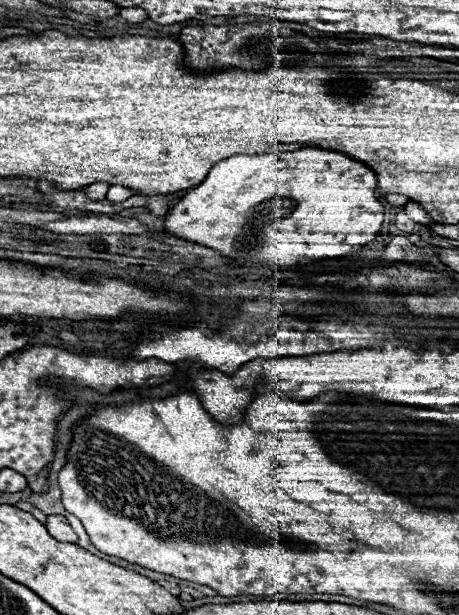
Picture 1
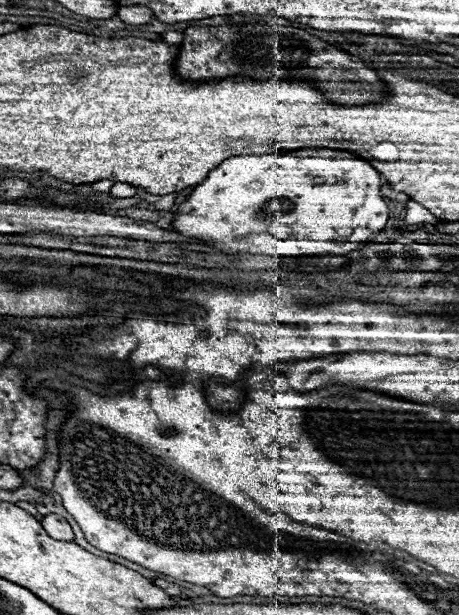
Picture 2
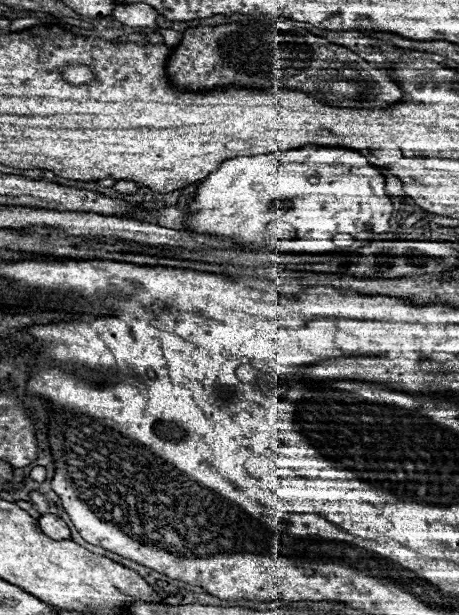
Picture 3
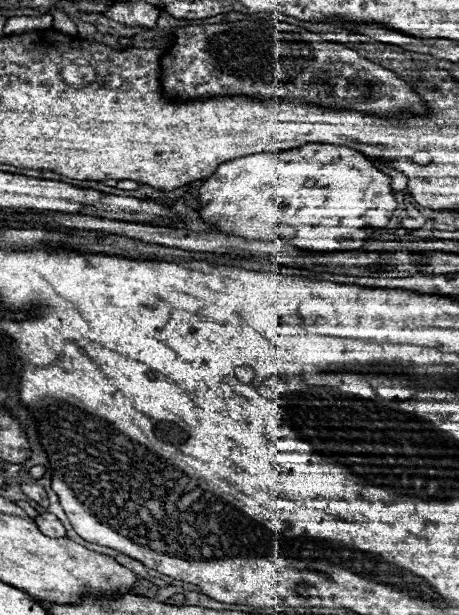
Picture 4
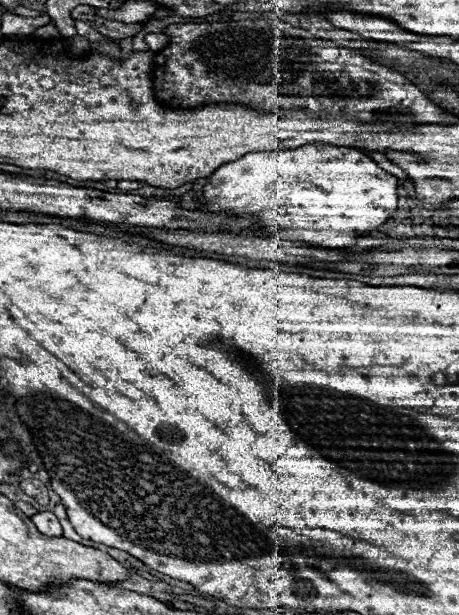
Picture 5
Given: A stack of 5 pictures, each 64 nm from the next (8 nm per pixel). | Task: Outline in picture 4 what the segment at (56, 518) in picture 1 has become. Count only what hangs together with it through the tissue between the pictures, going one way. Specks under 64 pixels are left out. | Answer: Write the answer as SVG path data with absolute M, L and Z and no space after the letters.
M44 512L44 514L36 516L34 520L36 520L36 524L38 524L38 528L40 528L42 534L48 534L50 538L64 538L66 536L66 530L64 530L62 522L54 514Z

